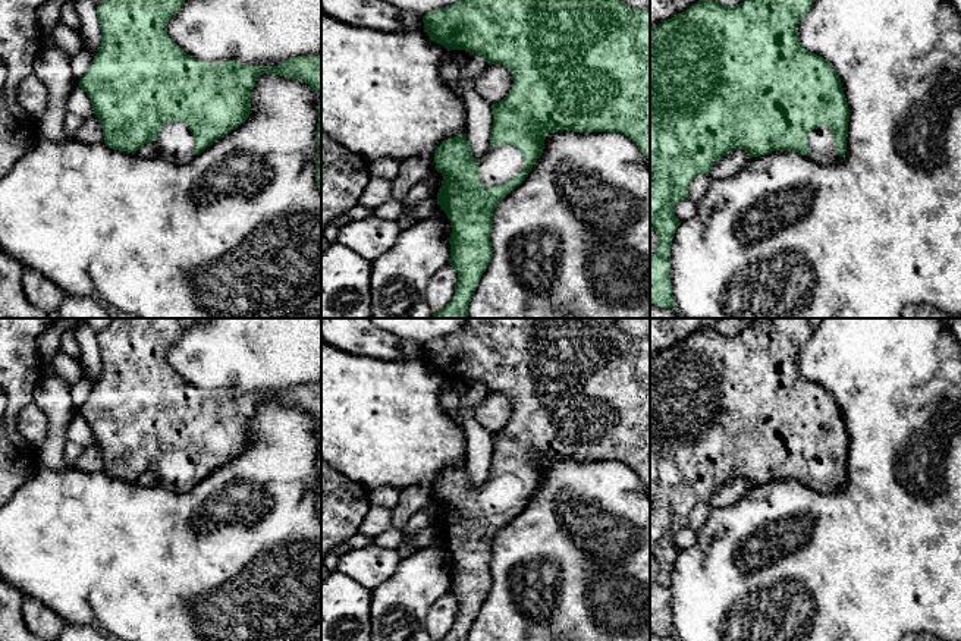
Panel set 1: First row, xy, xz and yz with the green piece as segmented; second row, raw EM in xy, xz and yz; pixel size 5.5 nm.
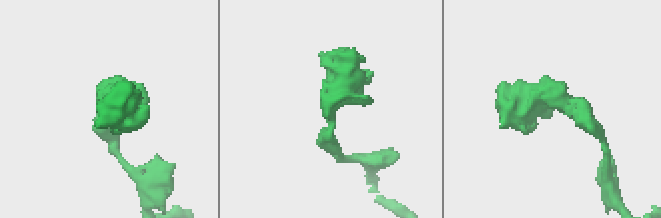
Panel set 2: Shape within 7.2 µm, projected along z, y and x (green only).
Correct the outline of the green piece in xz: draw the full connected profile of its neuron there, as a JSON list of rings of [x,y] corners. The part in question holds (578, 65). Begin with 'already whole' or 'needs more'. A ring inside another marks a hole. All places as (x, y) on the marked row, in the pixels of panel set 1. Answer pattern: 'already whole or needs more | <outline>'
needs more | [[[459,0],[450,6],[428,12],[423,16],[424,32],[431,41],[443,45],[447,51],[465,50],[480,54],[489,65],[503,65],[512,75],[514,84],[511,92],[499,103],[492,104],[493,126],[490,135],[490,148],[481,158],[474,158],[467,133],[445,139],[436,150],[434,163],[437,172],[442,173],[443,180],[437,194],[437,204],[450,220],[452,233],[449,238],[450,258],[449,264],[458,273],[458,287],[452,301],[431,318],[468,318],[468,305],[478,286],[478,282],[486,271],[492,257],[493,248],[490,233],[493,227],[493,211],[496,205],[516,186],[519,186],[537,158],[544,150],[544,139],[552,132],[572,131],[572,132],[621,132],[626,135],[638,150],[650,158],[650,9],[631,9],[621,0]]]

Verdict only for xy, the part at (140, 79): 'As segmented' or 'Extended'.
Extended

